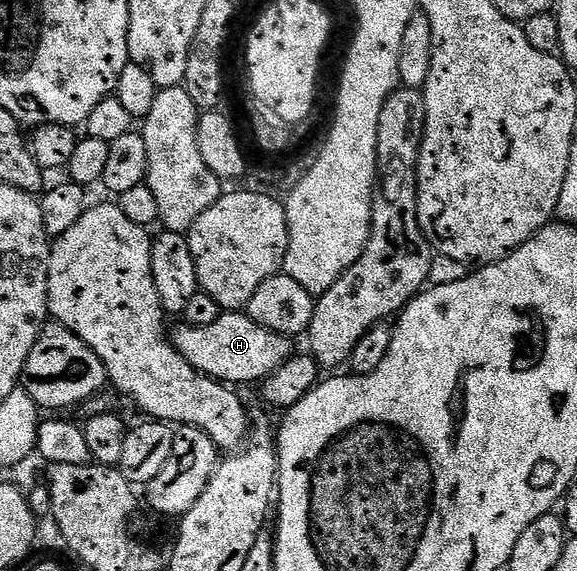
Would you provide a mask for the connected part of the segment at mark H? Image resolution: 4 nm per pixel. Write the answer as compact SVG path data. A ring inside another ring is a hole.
M221 311L218 319L210 326L194 326L183 322L177 323L176 329L171 329L172 345L194 366L194 370L218 380L229 386L250 384L254 380L262 382L265 377L285 364L294 354L293 341L289 337L278 334L274 330L266 330L266 326L258 326L243 311Z

